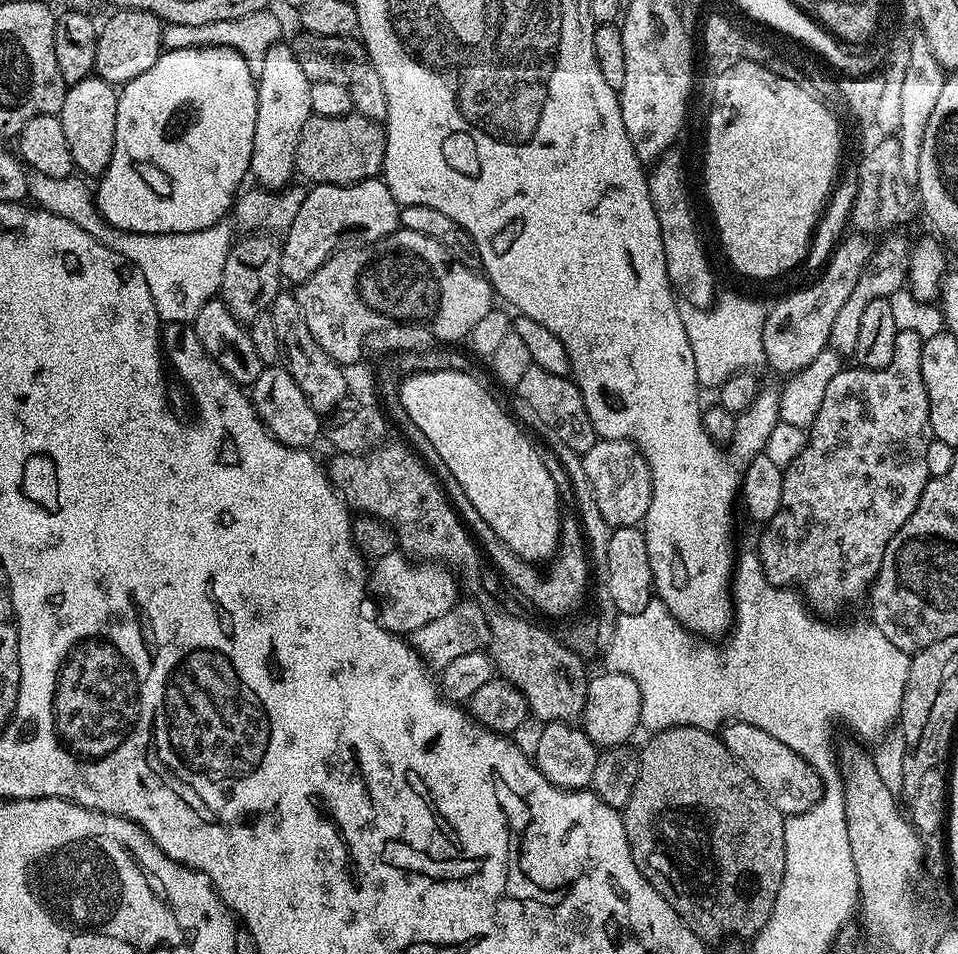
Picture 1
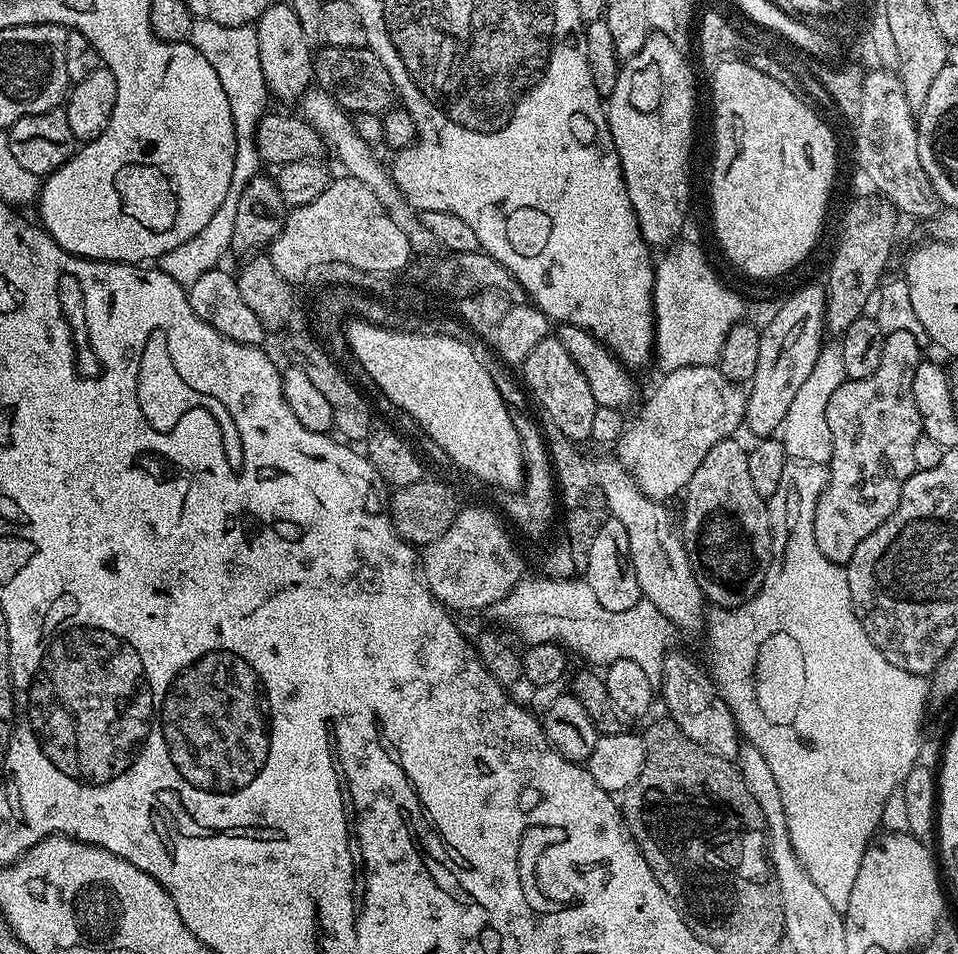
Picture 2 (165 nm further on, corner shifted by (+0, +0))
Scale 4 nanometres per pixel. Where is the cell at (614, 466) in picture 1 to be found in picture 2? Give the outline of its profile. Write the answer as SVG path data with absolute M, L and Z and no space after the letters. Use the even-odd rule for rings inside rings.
M686 366L682 370L674 370L663 377L664 381L652 392L652 397L640 408L640 413L632 420L632 425L621 431L619 440L615 441L615 459L634 478L634 482L650 498L668 502L671 496L679 497L688 487L690 478L694 478L694 470L706 458L707 452L718 442L735 437L736 431L744 424L744 411L748 401L745 389L726 378L719 367Z

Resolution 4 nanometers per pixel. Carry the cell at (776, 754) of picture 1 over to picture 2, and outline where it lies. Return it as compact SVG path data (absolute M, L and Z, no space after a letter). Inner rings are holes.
M675 650L669 651L664 658L660 671L658 692L664 695L667 715L698 746L723 760L735 761L742 747L742 733L736 727L730 706L720 697L720 692L709 673L699 668L688 656Z

